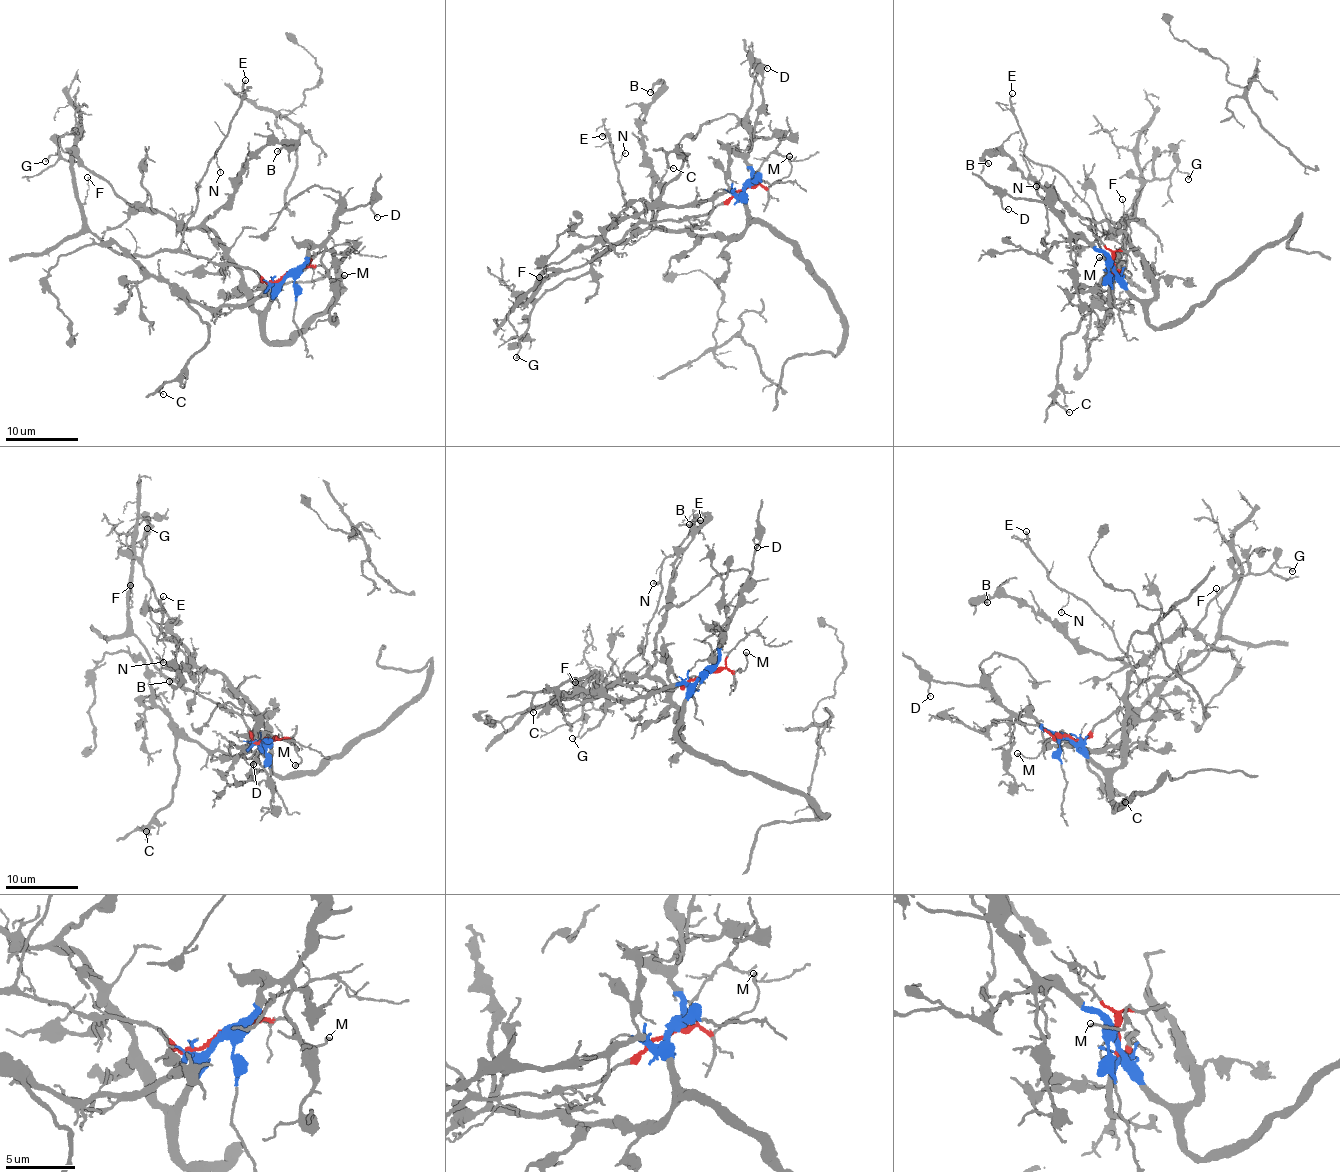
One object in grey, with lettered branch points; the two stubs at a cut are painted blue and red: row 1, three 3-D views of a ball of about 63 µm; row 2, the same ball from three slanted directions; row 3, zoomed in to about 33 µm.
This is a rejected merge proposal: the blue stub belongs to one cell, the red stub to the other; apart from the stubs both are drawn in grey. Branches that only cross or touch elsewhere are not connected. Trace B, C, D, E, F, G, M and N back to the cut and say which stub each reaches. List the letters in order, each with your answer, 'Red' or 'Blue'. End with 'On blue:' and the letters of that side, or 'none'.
B: Blue
C: Blue
D: Blue
E: Red
F: Red
G: Blue
M: Red
N: Red
On blue: B, C, D, G

